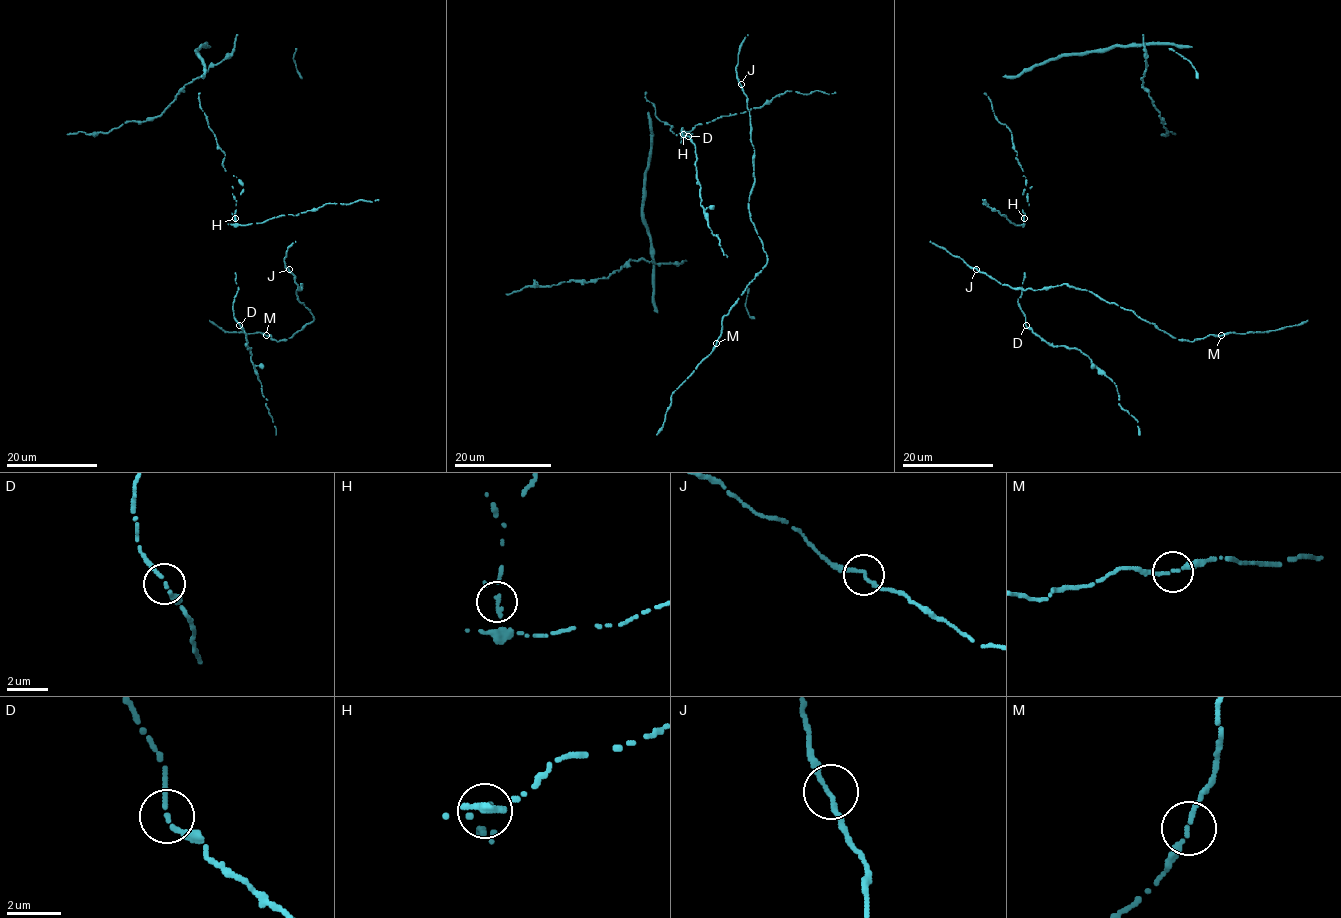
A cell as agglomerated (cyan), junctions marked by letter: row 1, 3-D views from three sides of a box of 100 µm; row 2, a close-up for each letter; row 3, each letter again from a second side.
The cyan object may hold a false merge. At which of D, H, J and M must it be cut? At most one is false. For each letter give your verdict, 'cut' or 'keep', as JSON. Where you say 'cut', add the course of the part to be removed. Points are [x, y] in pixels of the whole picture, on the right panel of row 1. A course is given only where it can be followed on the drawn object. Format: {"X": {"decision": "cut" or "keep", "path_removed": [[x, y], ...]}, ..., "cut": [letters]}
{"D": {"decision": "keep"}, "H": {"decision": "cut"}, "J": {"decision": "keep"}, "M": {"decision": "keep"}, "cut": ["H"]}

